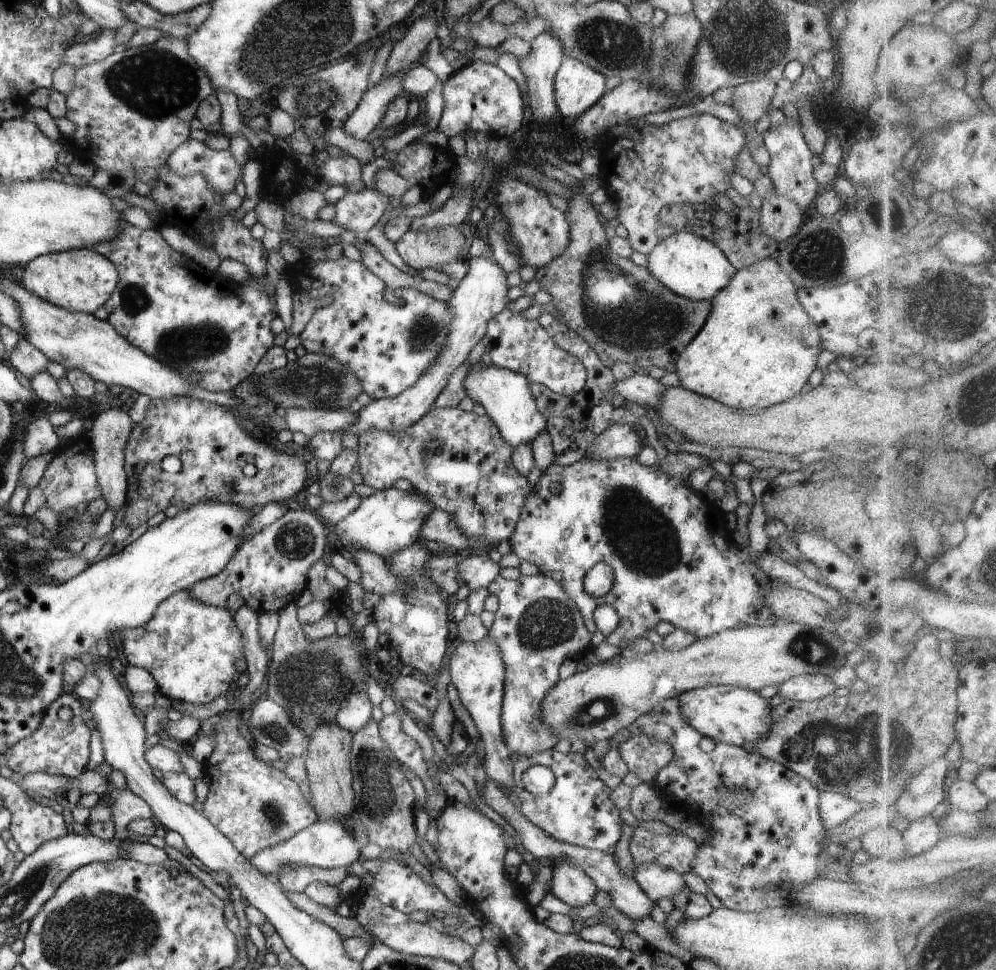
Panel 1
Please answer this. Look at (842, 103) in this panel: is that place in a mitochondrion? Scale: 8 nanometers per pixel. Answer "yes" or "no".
yes

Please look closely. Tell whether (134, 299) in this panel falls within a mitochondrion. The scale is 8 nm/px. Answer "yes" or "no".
yes

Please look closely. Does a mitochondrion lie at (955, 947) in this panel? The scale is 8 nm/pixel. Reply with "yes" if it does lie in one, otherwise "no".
yes

